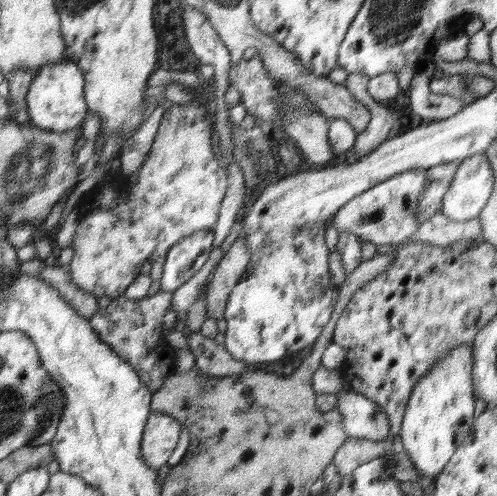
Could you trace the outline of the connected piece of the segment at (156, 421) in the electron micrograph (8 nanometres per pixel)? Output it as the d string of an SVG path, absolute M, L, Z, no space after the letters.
M153 413L147 424L143 451L152 468L162 468L174 456L182 438L182 423L168 413Z

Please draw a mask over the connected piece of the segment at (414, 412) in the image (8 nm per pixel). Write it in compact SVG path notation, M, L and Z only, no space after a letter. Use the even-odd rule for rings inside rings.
M466 343L454 349L442 362L436 363L424 378L420 379L420 384L415 384L416 392L411 392L412 400L408 399L407 402L408 416L403 416L404 432L399 432L399 435L407 456L419 472L419 478L435 478L440 474L457 448L463 444L463 440L468 437L474 420L474 405L477 399L474 393L474 352Z

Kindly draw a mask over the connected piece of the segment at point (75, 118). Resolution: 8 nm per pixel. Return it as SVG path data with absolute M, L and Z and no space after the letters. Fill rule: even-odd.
M70 60L50 63L37 74L34 86L28 94L28 108L32 124L39 127L68 132L84 125L92 112L87 100L87 77L81 66Z

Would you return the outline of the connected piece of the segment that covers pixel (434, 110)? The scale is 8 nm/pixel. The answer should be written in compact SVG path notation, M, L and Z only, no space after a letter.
M416 74L410 82L408 88L408 100L410 100L410 110L419 116L423 122L440 121L455 116L466 106L458 98L444 95L433 94L426 86L416 88Z

